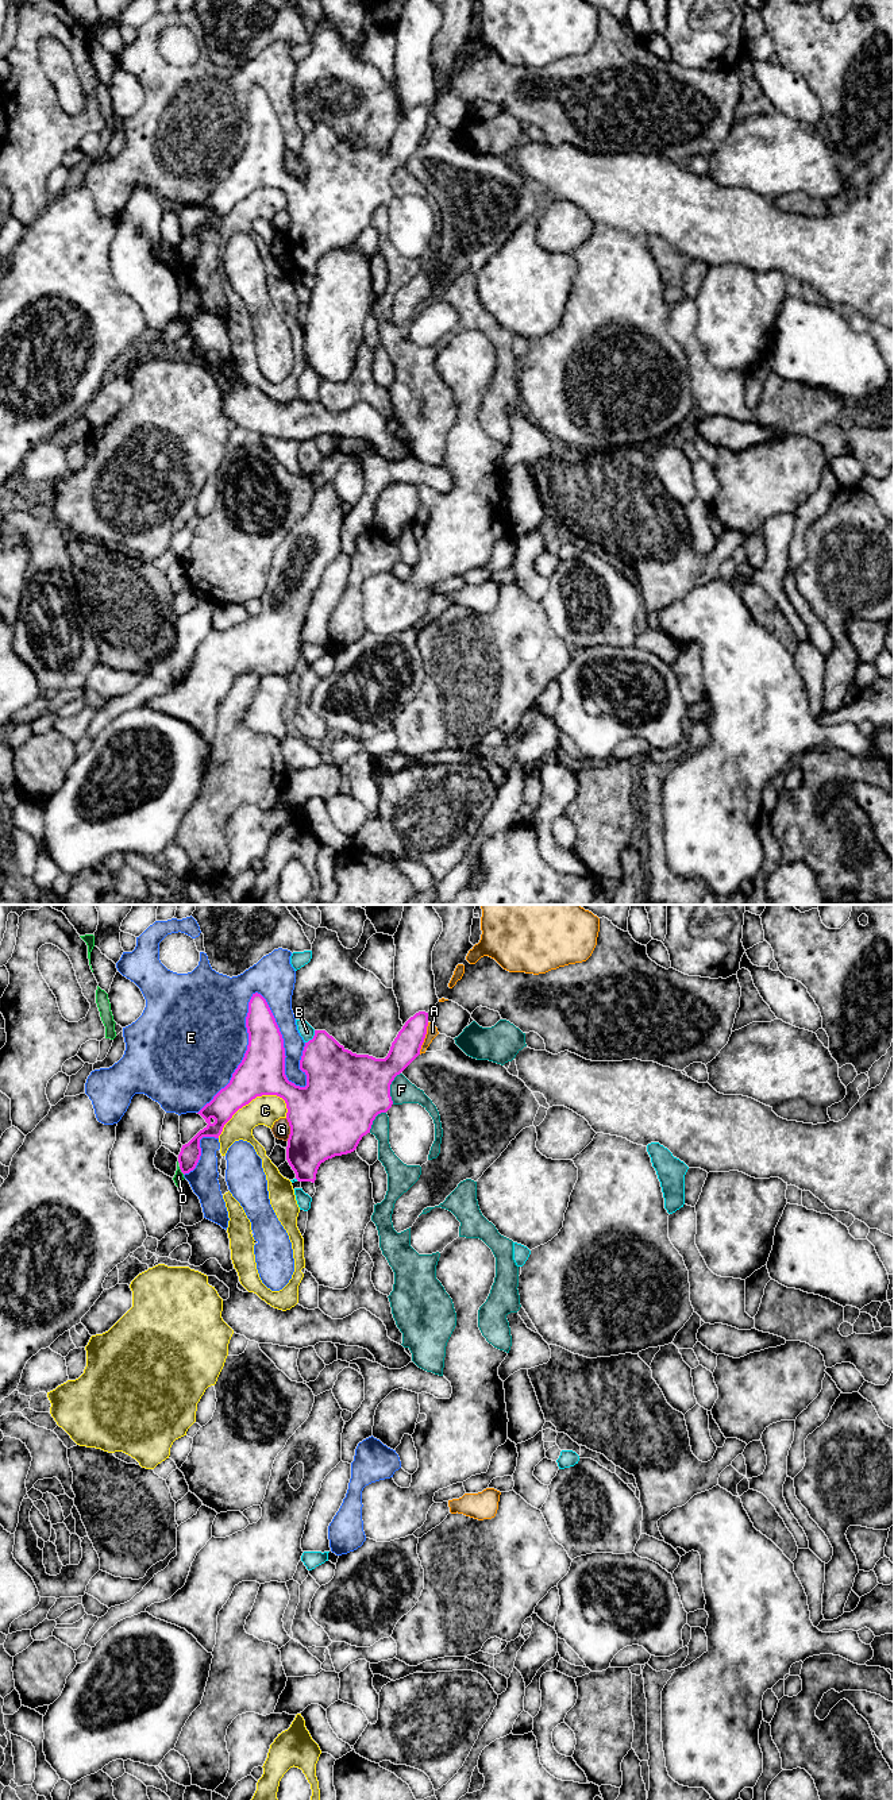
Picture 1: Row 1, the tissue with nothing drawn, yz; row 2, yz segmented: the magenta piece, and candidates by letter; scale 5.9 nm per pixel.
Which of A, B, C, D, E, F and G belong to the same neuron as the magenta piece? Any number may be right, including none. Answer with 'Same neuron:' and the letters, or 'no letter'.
Same neuron: no letter

